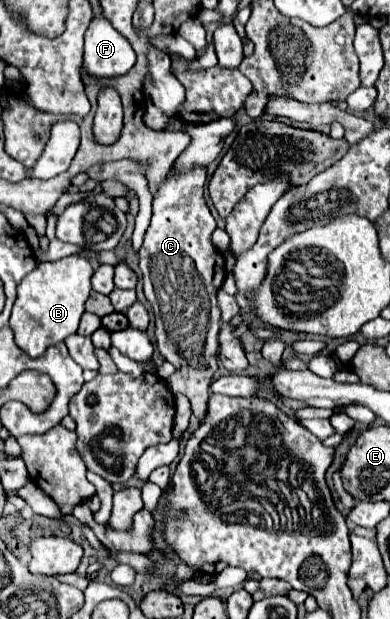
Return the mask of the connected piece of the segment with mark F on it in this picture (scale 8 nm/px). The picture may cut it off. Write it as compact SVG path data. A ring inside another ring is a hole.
M95 17L85 33L83 69L93 79L125 75L135 65L131 43L105 17Z

